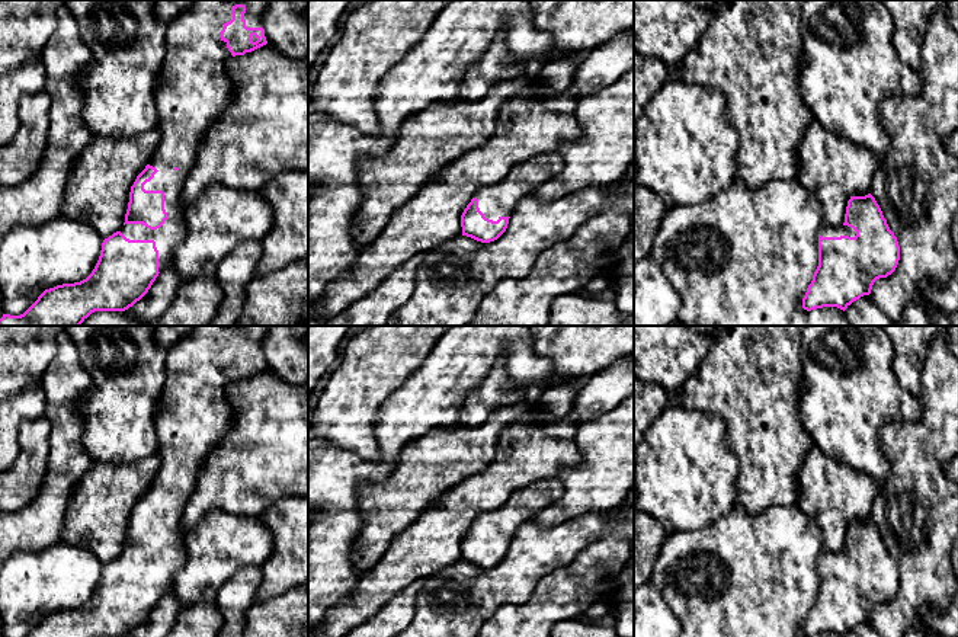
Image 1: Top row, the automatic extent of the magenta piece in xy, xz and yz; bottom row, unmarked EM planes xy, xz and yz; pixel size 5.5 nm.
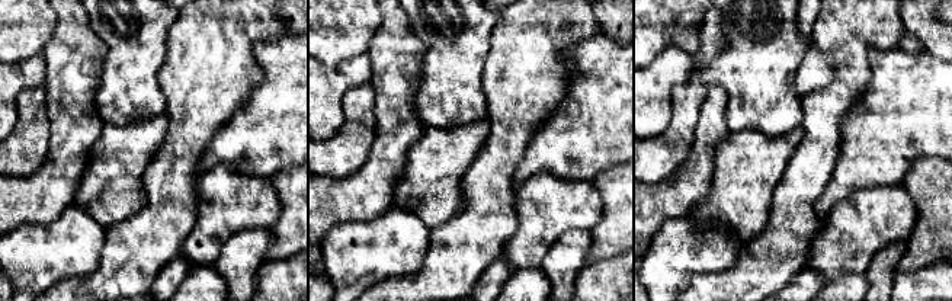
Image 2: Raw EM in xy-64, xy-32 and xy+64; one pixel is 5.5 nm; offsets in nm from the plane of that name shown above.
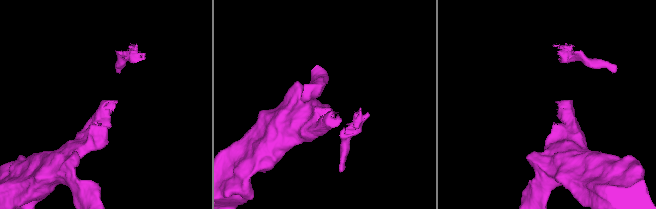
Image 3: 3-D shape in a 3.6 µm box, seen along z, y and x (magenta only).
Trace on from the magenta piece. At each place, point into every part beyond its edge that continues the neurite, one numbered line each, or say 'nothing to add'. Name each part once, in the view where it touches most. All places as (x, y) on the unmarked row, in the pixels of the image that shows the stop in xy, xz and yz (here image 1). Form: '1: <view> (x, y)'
1: xy (195, 415)

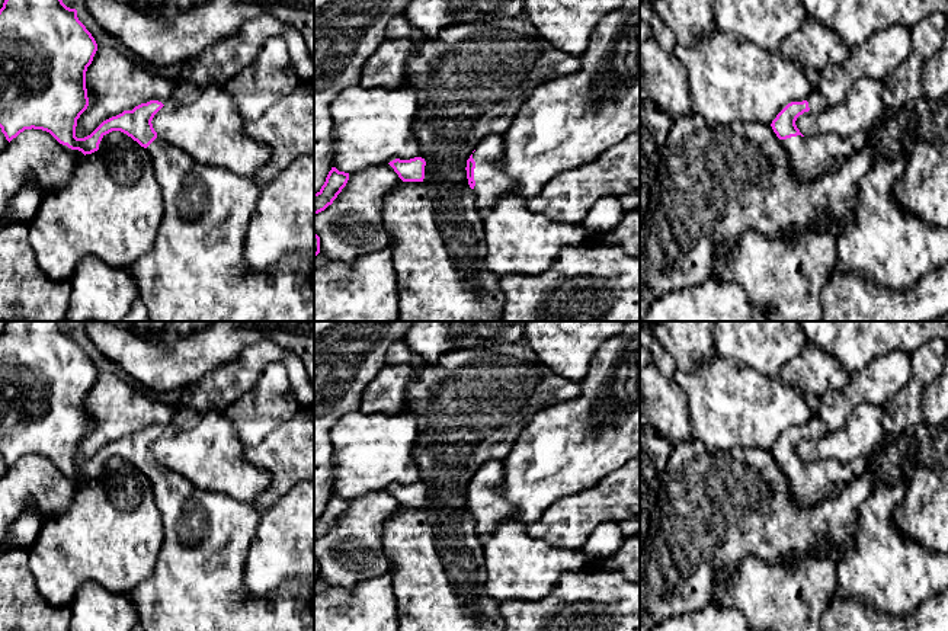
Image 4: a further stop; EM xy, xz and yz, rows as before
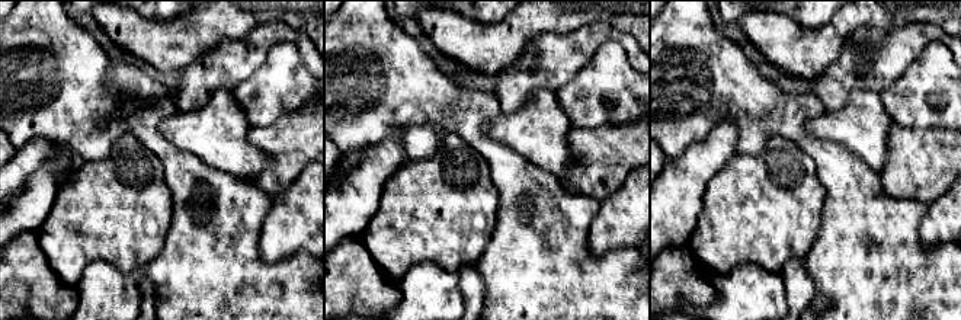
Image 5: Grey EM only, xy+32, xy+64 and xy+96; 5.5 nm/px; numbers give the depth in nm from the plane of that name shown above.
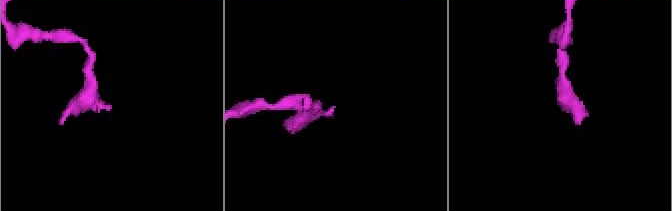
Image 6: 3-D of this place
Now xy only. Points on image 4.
1: xy (198, 583)

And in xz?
1: xz (490, 508)

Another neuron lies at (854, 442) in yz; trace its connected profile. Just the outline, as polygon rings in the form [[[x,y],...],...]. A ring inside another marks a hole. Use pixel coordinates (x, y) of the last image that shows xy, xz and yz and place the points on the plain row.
[[[858,403],[846,423],[820,439],[804,438],[795,446],[804,462],[835,459],[845,465],[861,465],[885,438],[884,407]]]

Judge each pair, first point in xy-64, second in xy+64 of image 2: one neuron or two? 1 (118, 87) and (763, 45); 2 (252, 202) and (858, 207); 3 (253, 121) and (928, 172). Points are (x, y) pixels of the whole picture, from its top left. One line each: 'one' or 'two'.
1: one
2: one
3: two

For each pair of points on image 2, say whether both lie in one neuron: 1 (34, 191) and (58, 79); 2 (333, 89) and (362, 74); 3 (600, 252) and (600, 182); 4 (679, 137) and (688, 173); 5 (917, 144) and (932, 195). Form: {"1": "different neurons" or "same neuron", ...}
{"1": "same neuron", "2": "same neuron", "3": "same neuron", "4": "different neurons", "5": "different neurons"}

